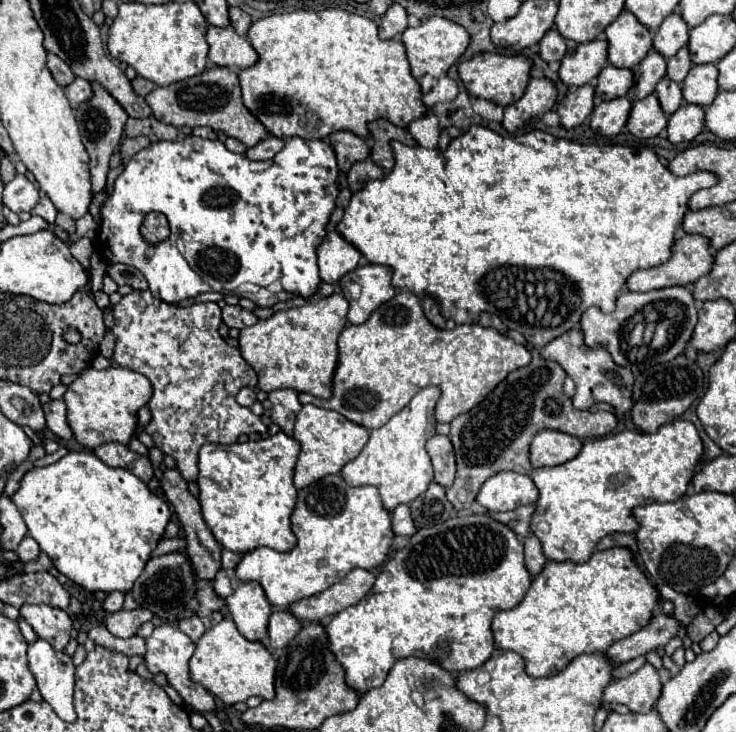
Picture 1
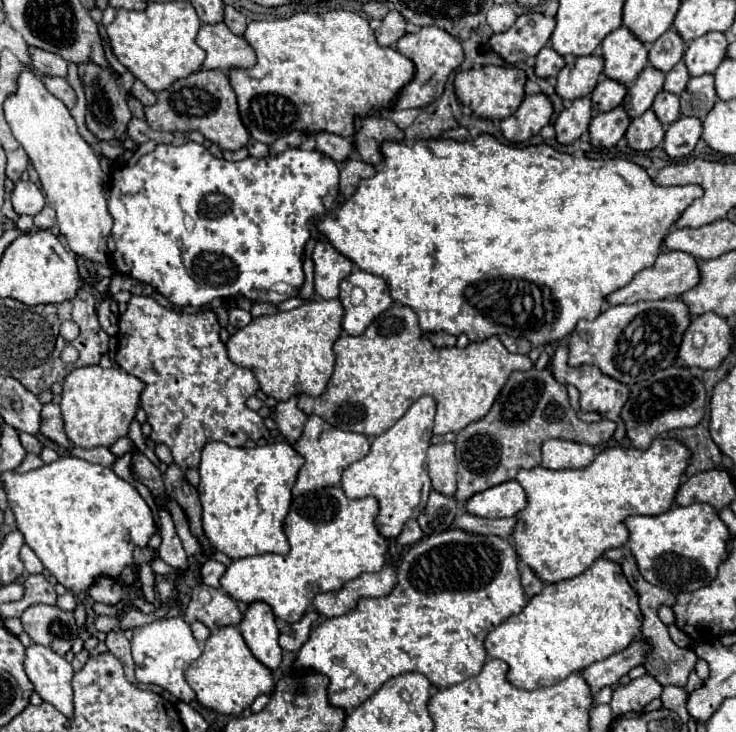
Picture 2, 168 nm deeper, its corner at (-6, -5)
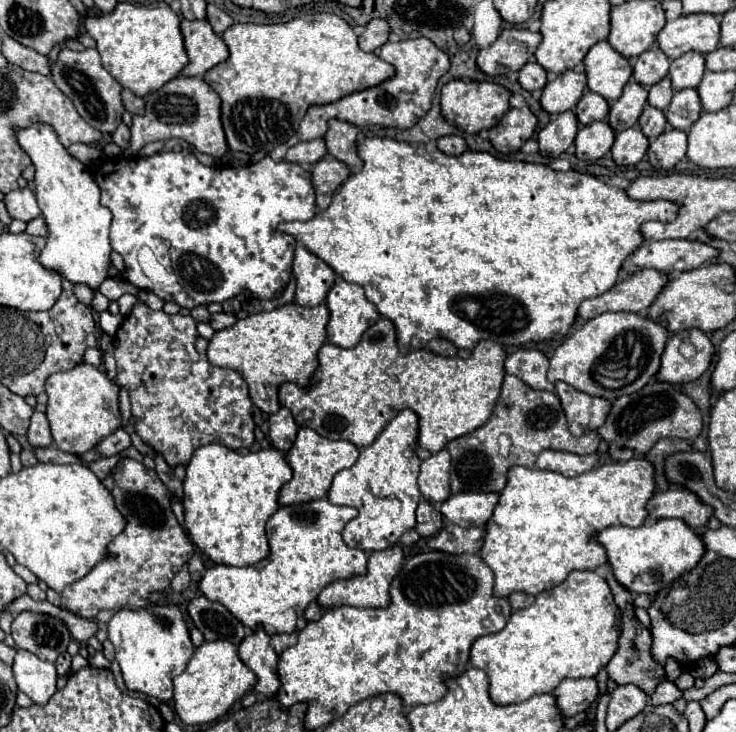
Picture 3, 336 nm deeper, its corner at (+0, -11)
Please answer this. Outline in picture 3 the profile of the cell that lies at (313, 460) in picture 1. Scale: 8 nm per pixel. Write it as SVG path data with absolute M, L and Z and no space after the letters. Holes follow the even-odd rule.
M302 427L298 431L298 437L292 445L292 449L286 453L286 461L292 469L292 479L280 489L278 493L278 503L280 505L298 505L298 503L308 503L314 499L324 499L334 475L342 469L348 469L356 463L358 459L358 449L350 441L330 441L322 435L318 435L314 429Z

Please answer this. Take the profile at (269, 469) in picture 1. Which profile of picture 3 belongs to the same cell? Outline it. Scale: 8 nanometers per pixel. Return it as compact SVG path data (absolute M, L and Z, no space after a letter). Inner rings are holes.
M210 443L204 447L198 447L186 465L186 477L184 477L184 527L190 533L194 545L202 551L204 557L208 557L214 563L222 565L234 565L234 567L246 567L256 565L262 561L268 553L268 539L266 539L266 521L268 517L278 509L278 491L284 483L292 479L290 465L286 463L284 455L276 449L266 449L258 453L238 453L232 451L220 443Z

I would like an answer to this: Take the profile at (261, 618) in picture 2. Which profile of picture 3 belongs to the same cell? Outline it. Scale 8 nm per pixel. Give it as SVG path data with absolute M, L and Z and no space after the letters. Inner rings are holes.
M258 627L238 645L238 655L242 663L256 675L254 691L264 697L276 697L280 689L278 679L278 655L270 647L270 637Z

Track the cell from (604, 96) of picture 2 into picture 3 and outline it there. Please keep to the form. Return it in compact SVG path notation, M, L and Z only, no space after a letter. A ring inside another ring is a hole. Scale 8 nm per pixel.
M586 91L580 97L574 113L576 113L576 119L582 125L590 125L594 121L604 121L606 115L608 115L608 103L600 95L594 95L592 91Z

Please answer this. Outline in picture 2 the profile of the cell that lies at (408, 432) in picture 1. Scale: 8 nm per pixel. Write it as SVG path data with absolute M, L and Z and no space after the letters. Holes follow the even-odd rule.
M430 395L420 397L396 425L374 437L372 449L364 459L356 461L342 473L342 489L348 499L360 499L368 495L378 499L380 513L376 517L376 525L384 537L396 537L408 519L416 519L424 511L432 489L426 451L430 447L434 413L436 401Z

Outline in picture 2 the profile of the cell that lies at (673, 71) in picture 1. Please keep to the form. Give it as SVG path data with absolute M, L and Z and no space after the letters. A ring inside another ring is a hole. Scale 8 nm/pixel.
M680 61L680 63L676 63L676 65L672 67L672 71L666 73L664 91L670 91L670 93L674 93L674 95L680 95L680 93L686 89L688 79L690 79L690 75L688 75L686 63Z

